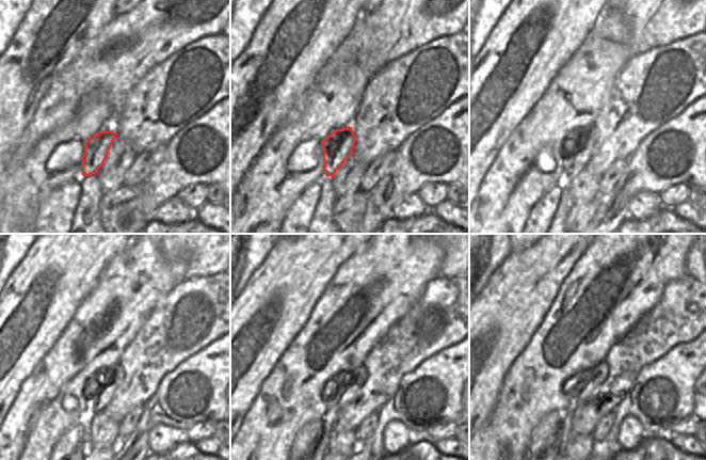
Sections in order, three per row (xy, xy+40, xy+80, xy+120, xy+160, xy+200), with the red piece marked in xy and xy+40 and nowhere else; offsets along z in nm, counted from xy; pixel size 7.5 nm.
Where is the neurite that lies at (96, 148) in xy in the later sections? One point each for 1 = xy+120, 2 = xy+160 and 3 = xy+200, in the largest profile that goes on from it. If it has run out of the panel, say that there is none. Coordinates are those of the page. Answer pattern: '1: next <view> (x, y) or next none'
1: next xy+120 (101, 386)
2: next xy+160 (350, 381)
3: next xy+200 (589, 380)

